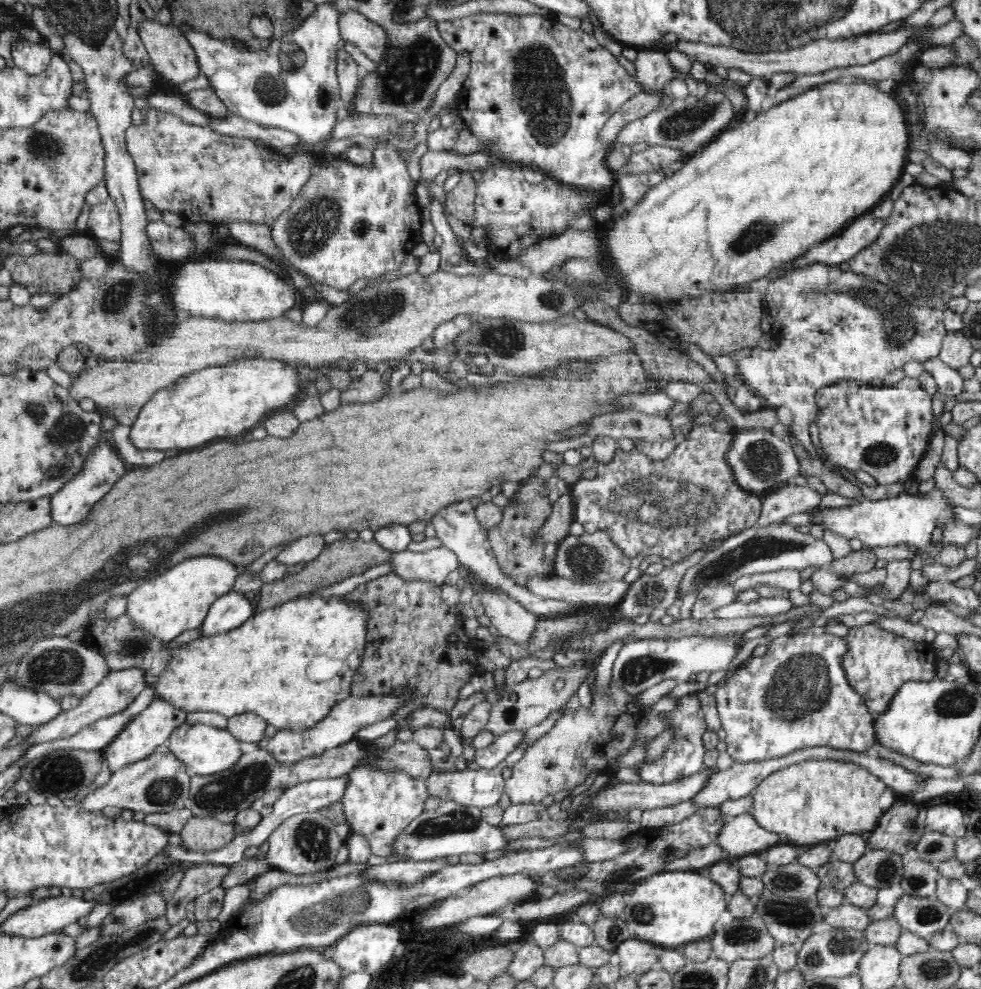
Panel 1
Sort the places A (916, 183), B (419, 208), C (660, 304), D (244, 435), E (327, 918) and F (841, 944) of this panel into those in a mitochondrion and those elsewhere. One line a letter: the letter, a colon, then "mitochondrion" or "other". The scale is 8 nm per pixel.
A: other
B: other
C: other
D: other
E: mitochondrion
F: mitochondrion

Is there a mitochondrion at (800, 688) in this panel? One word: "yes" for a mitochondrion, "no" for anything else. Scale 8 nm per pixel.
yes

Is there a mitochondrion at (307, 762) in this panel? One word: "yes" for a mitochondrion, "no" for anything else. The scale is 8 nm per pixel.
no

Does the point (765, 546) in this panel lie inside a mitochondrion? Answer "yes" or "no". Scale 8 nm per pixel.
yes

